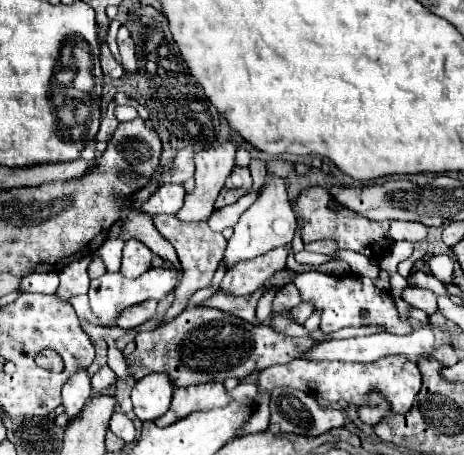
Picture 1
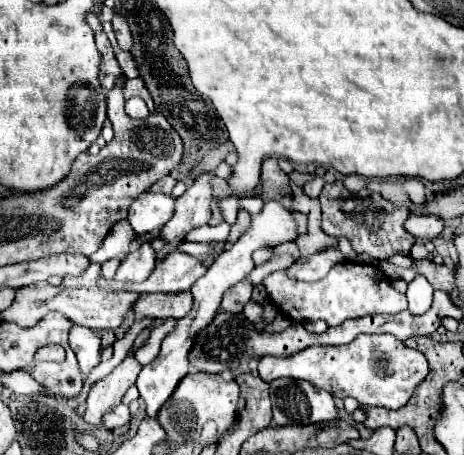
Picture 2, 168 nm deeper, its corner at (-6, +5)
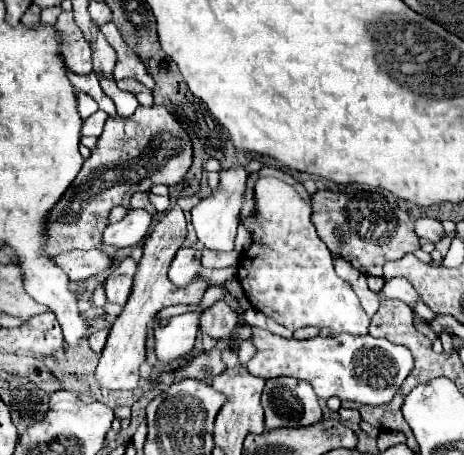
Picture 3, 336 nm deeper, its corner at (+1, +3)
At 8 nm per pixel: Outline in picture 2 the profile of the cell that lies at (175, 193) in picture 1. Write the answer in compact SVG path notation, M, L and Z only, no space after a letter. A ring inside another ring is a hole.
M144 192L130 206L130 226L136 234L156 234L174 214L176 198L162 192Z

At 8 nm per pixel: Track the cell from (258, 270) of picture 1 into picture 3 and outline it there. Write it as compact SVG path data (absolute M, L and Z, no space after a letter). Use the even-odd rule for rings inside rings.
M219 300L211 308L207 308L199 320L201 332L215 340L229 338L231 332L235 330L235 326L237 326L237 314L223 300Z

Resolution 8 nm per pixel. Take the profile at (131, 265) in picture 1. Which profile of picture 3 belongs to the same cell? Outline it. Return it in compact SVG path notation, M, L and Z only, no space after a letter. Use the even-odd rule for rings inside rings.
M127 256L119 266L115 266L111 270L111 274L105 280L105 294L107 294L109 302L119 304L119 306L123 306L127 302L131 286L133 286L135 270L137 270L137 264L133 262L131 256Z

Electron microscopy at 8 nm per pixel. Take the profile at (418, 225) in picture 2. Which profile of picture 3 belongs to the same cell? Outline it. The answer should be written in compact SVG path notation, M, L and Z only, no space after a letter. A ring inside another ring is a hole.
M419 218L415 222L415 232L417 232L419 238L431 240L433 244L437 244L445 236L445 230L443 230L441 222L435 220L435 218Z

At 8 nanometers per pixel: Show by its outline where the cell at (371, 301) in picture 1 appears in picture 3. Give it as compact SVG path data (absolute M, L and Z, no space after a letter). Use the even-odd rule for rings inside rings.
M271 176L259 178L255 184L255 210L245 220L245 228L251 232L251 246L241 254L237 280L241 282L245 296L255 310L273 318L277 324L285 326L291 332L303 326L317 326L329 328L331 334L367 334L371 318L361 308L361 302L351 286L335 274L333 256L329 254L325 242L317 236L315 226L311 224L311 204L305 202L293 186Z

